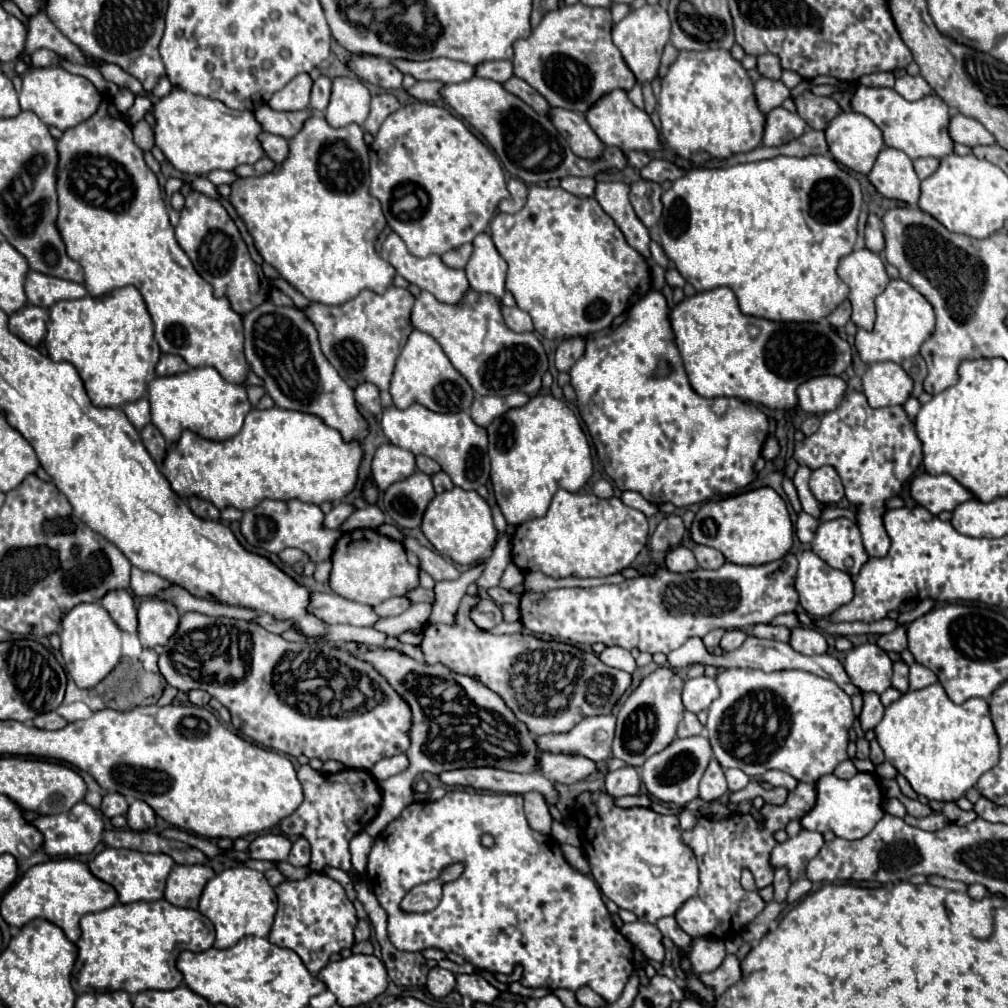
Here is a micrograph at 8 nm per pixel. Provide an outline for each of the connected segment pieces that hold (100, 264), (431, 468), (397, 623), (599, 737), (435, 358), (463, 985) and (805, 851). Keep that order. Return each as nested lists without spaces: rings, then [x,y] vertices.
[[[102,98],[98,110],[88,120],[64,130],[64,134],[56,140],[56,228],[66,244],[66,254],[84,268],[84,286],[90,296],[102,296],[114,288],[130,284],[142,294],[154,322],[154,338],[162,352],[182,356],[192,368],[210,366],[218,370],[224,380],[242,384],[246,372],[250,370],[242,350],[242,318],[232,312],[228,298],[214,298],[212,286],[200,278],[190,258],[176,242],[156,174],[146,166],[144,152],[134,144],[130,124],[112,116],[108,108],[110,100]]]
[[[416,456],[416,468],[420,472],[424,472],[424,474],[436,474],[436,472],[440,472],[440,466],[434,460],[426,458],[426,456]]]
[[[412,604],[406,612],[398,614],[398,616],[390,616],[390,618],[380,618],[374,624],[374,630],[386,634],[386,636],[398,636],[404,632],[414,632],[418,634],[422,630],[422,626],[428,622],[430,618],[430,610],[432,604]]]
[[[588,716],[582,718],[572,730],[564,734],[544,734],[536,736],[536,746],[542,752],[552,754],[572,754],[584,756],[592,762],[602,762],[610,756],[610,746],[614,738],[616,716]]]
[[[412,330],[404,350],[396,360],[390,394],[392,394],[394,406],[400,410],[406,410],[410,404],[418,402],[432,412],[468,412],[474,398],[470,384],[450,364],[440,344],[430,334],[424,334],[420,330]]]
[[[460,974],[460,976],[456,976],[456,990],[462,996],[470,996],[474,1002],[486,1002],[486,1004],[492,1004],[500,996],[498,988],[494,988],[480,974]]]
[[[802,830],[798,836],[790,838],[788,842],[776,844],[770,856],[770,864],[774,868],[786,866],[792,880],[798,880],[798,876],[806,870],[806,864],[818,854],[820,846],[824,844],[824,838],[820,832]]]

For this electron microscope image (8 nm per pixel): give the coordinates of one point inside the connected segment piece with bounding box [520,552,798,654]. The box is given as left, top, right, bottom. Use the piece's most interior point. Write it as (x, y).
(656, 613)

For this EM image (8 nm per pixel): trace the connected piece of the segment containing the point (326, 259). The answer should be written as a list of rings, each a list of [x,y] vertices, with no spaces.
[[[310,116],[302,130],[288,140],[288,158],[276,164],[268,174],[232,182],[228,200],[246,224],[246,230],[254,238],[254,248],[264,262],[274,266],[278,274],[308,300],[338,306],[352,300],[362,290],[382,294],[396,274],[396,270],[374,250],[374,242],[384,230],[386,220],[380,202],[368,192],[368,182],[368,146],[362,128],[358,124],[332,128],[326,118]]]

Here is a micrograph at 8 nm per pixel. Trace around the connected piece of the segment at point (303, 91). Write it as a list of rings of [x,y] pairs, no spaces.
[[[298,74],[292,82],[288,82],[282,90],[278,90],[268,106],[274,110],[308,110],[310,108],[310,90],[312,90],[312,78],[308,74]]]

